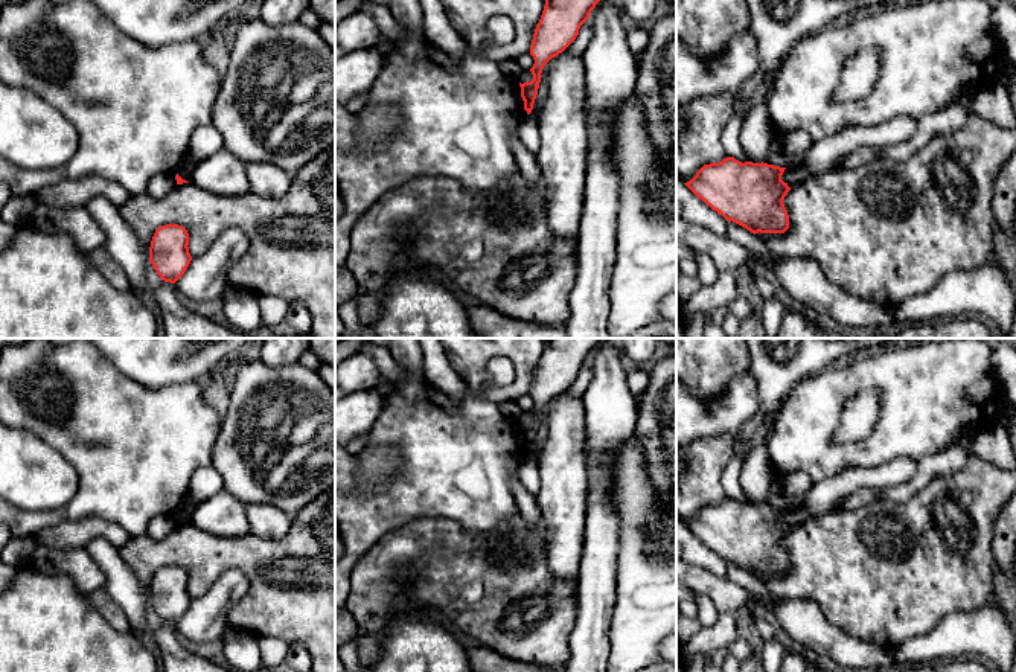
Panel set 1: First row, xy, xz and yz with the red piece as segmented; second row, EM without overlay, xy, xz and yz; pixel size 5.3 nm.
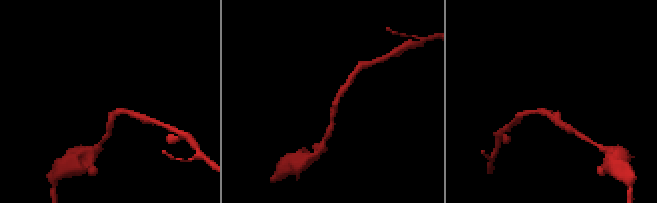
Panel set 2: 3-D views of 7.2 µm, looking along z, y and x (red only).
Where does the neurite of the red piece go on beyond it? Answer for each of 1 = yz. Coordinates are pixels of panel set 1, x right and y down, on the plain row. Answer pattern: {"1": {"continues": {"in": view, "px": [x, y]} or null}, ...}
{"1": {"continues": null}}

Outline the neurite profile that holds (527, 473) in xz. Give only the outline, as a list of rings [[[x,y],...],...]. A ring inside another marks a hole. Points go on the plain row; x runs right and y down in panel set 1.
[[[527,456],[522,460],[522,463],[518,468],[518,480],[522,483],[522,486],[530,495],[536,497],[541,488],[541,478],[539,478],[539,468],[535,457]]]

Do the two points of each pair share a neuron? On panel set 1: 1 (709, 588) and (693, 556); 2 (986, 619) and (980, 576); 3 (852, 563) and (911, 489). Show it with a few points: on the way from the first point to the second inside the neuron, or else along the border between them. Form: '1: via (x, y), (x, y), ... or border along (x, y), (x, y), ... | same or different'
1: border along (692, 564), (701, 566), (725, 579) | different
2: border along (987, 599), (975, 608), (951, 614) | different
3: border along (931, 480), (902, 502), (875, 500), (867, 505) | different

